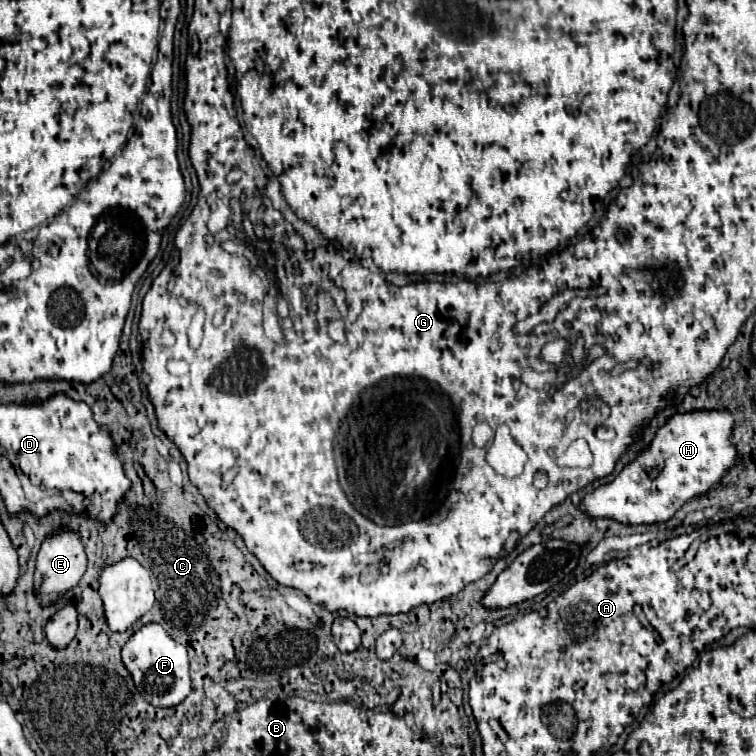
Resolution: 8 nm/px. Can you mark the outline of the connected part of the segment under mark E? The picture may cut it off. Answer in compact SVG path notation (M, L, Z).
M60 526L60 530L56 534L46 536L46 540L42 542L40 552L38 552L36 572L34 572L34 584L36 584L36 590L42 598L42 602L44 604L56 602L66 590L74 588L80 582L80 578L84 576L86 566L88 566L86 550L84 550L84 544L82 544L82 538L78 532L70 530L68 526Z

